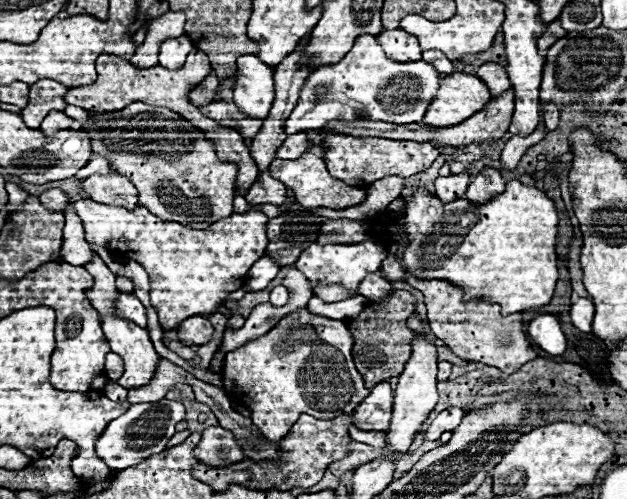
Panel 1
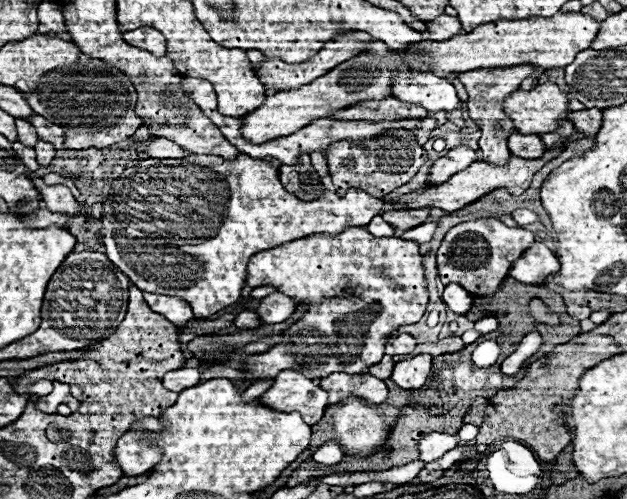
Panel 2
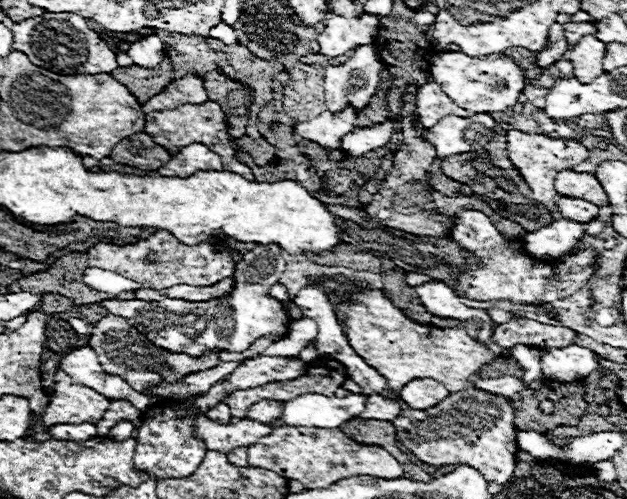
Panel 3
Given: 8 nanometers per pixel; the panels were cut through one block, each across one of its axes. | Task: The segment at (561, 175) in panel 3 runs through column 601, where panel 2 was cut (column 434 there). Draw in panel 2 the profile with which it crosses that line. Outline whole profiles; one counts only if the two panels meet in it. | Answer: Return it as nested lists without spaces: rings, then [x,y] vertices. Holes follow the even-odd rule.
[[[548,148],[546,154],[542,158],[536,158],[536,160],[524,160],[524,158],[516,158],[512,156],[510,158],[510,164],[506,166],[490,166],[486,162],[474,162],[470,164],[466,170],[454,174],[452,178],[448,178],[446,182],[442,184],[424,184],[422,188],[418,188],[416,192],[410,192],[410,194],[404,194],[396,200],[392,200],[392,204],[396,206],[396,210],[402,210],[402,208],[442,208],[446,212],[456,212],[460,208],[464,208],[466,204],[478,200],[480,196],[484,196],[486,192],[492,192],[492,190],[498,190],[498,188],[508,188],[508,192],[512,194],[522,194],[528,186],[530,186],[530,180],[532,176],[552,158],[556,158],[564,148]]]

